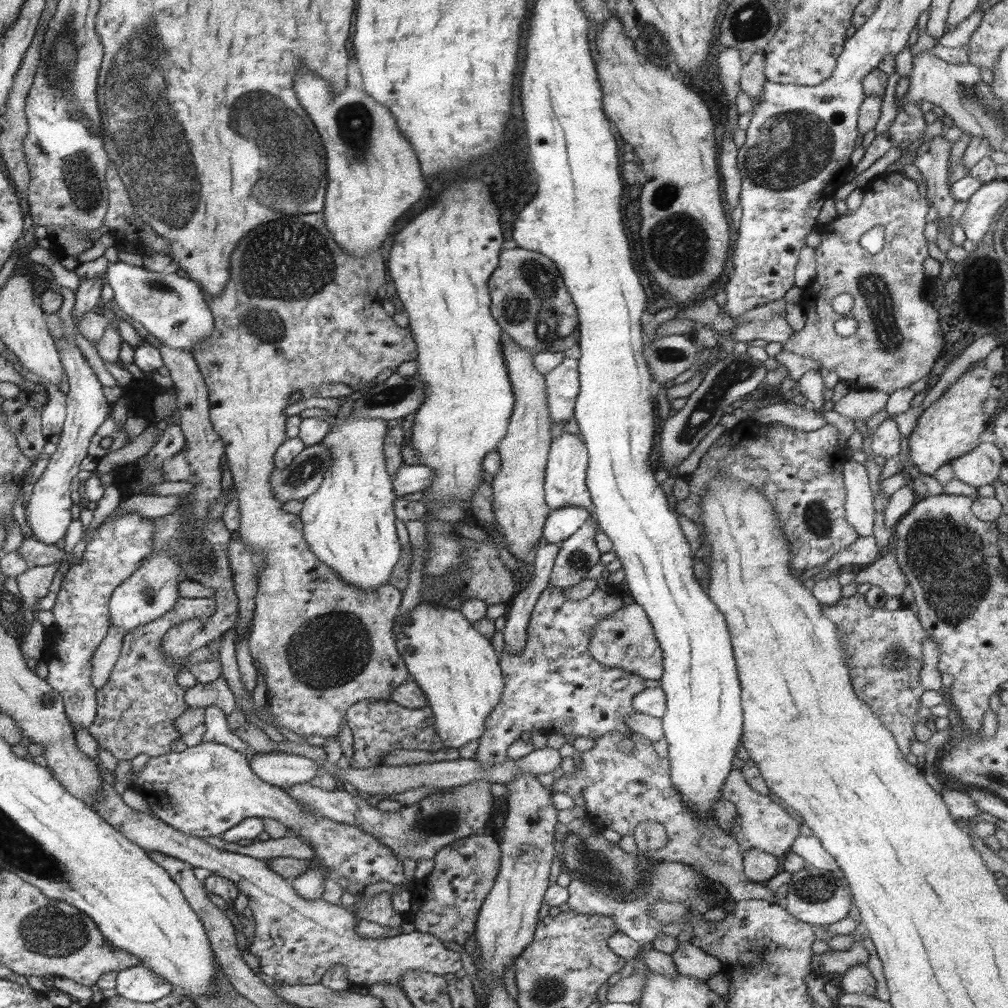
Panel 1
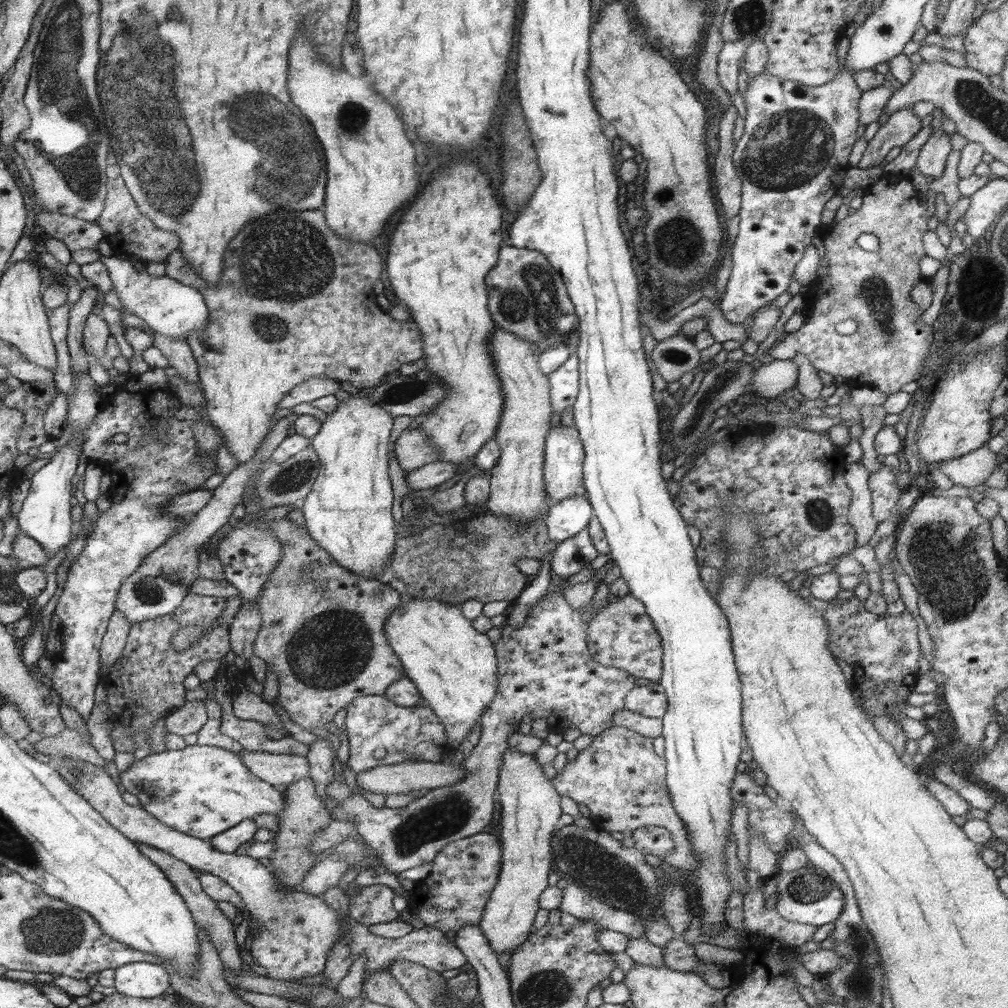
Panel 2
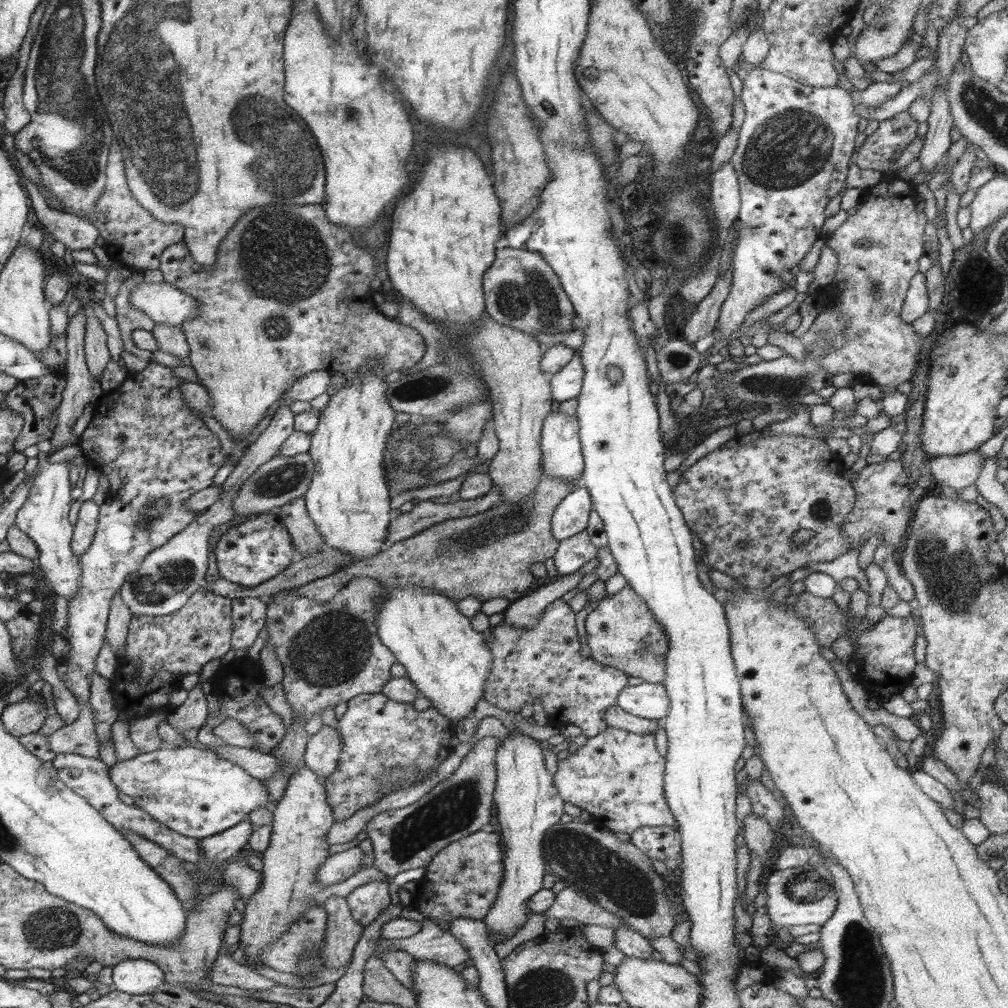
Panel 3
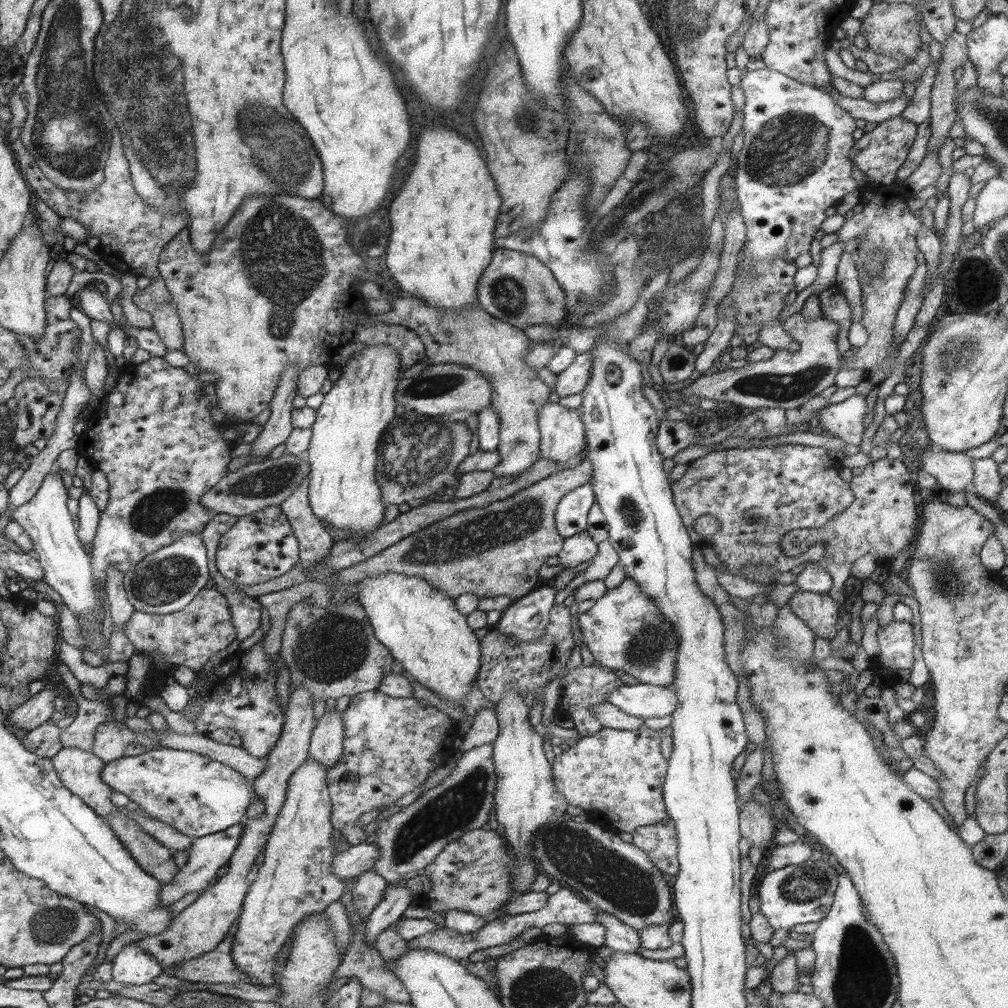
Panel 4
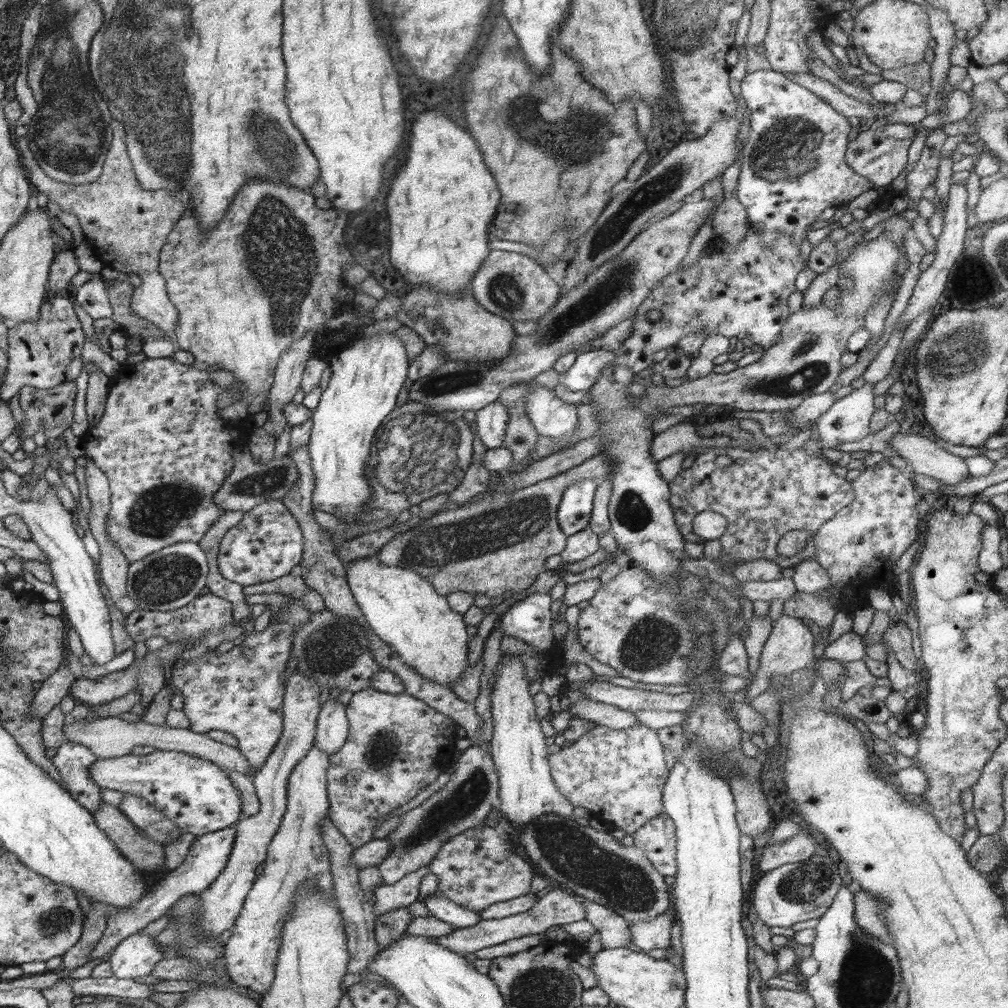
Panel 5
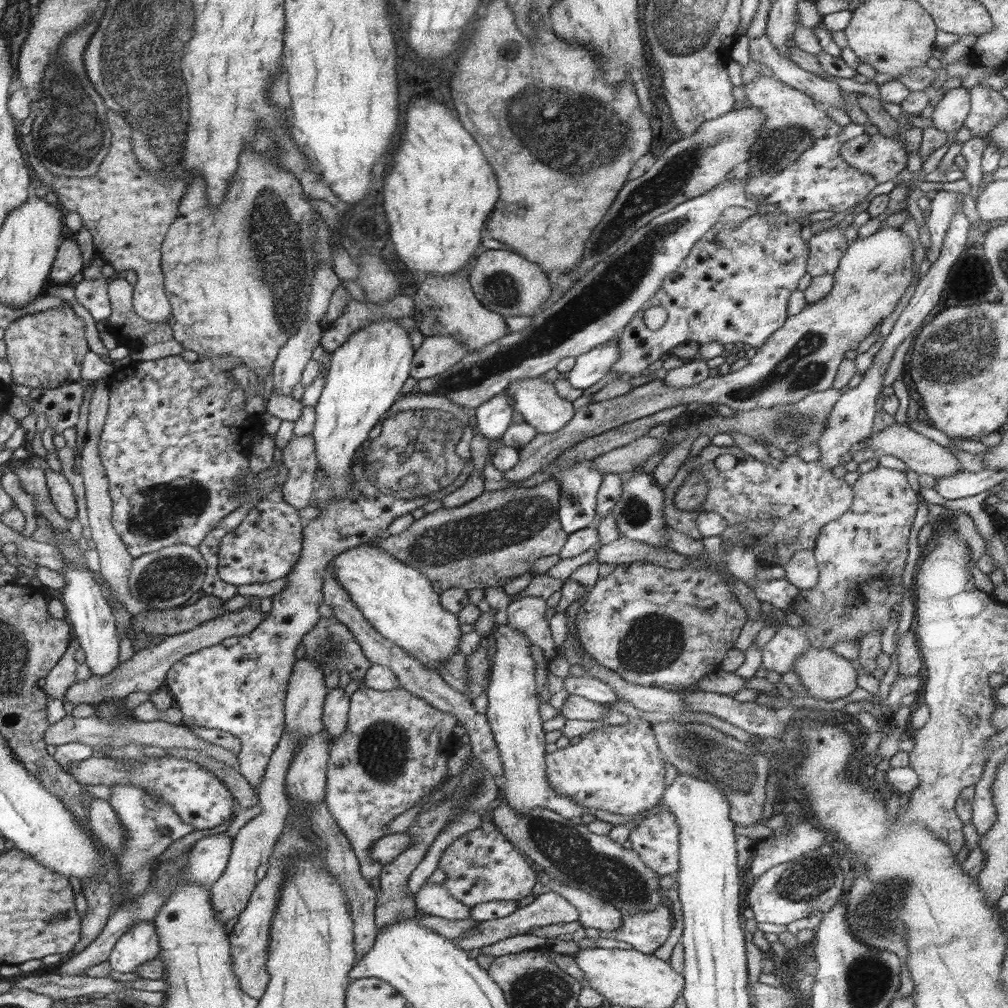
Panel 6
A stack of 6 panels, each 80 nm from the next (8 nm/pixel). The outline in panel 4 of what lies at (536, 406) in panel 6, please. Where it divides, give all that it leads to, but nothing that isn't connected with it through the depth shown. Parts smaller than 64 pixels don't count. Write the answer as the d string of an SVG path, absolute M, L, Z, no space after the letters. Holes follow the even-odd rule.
M546 402L538 410L538 429L540 430L541 457L556 461L562 469L569 469L585 459L586 436L581 412L577 409L564 408L556 402Z

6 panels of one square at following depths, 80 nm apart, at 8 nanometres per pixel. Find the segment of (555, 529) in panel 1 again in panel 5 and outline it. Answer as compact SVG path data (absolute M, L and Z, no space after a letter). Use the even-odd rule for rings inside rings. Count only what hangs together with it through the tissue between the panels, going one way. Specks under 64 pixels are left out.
M578 479L565 488L557 519L567 537L588 528L597 485L594 479Z

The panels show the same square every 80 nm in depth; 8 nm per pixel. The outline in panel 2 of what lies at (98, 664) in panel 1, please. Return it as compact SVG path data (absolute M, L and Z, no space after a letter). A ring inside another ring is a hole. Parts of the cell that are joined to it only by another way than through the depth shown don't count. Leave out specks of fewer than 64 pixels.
M115 610L109 620L105 638L102 640L101 662L108 662L111 665L122 656L130 629L131 622L129 618L123 612Z

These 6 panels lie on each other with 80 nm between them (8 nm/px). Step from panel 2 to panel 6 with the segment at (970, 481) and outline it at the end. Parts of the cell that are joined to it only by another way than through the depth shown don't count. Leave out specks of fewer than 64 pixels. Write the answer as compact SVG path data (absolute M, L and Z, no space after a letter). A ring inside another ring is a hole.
M895 422L885 430L882 430L882 432L873 434L867 439L867 445L876 455L890 455L900 458L906 464L907 468L914 470L918 475L929 474L937 479L956 474L958 471L963 470L961 463L949 450L940 446L940 444L936 444L934 440L930 440L930 438L914 432L909 426L906 426L906 423L899 424Z

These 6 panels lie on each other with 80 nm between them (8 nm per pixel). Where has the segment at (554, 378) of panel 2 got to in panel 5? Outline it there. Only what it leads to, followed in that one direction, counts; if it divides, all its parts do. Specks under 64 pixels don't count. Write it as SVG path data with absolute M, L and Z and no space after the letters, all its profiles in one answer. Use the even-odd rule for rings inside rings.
M596 349L579 353L570 369L561 374L560 384L573 392L588 391L598 381L602 369L614 360L614 350Z

